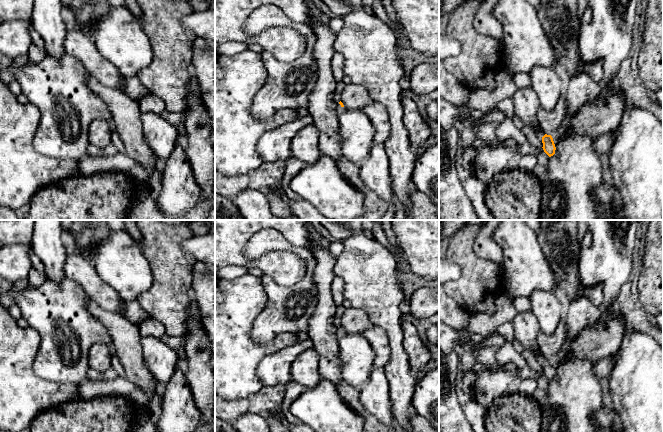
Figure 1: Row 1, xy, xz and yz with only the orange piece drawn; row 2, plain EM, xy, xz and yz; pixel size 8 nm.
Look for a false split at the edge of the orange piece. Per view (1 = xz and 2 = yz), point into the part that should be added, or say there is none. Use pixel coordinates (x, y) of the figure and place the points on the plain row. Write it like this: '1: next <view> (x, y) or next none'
1: next xz (337, 322)
2: next yz (540, 358)

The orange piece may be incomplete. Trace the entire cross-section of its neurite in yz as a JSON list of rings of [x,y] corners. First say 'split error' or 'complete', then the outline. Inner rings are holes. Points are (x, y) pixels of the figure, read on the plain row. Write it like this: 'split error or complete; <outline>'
split error; [[[543,355],[537,356],[537,362],[543,367],[543,374],[549,380],[553,380],[555,378],[555,368],[551,359],[545,358]]]

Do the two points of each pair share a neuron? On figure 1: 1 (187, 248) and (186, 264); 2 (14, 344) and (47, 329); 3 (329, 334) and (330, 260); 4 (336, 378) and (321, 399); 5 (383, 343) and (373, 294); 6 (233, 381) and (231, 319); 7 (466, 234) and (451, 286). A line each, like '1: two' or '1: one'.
1: two
2: two
3: one
4: two
5: two
6: one
7: one

